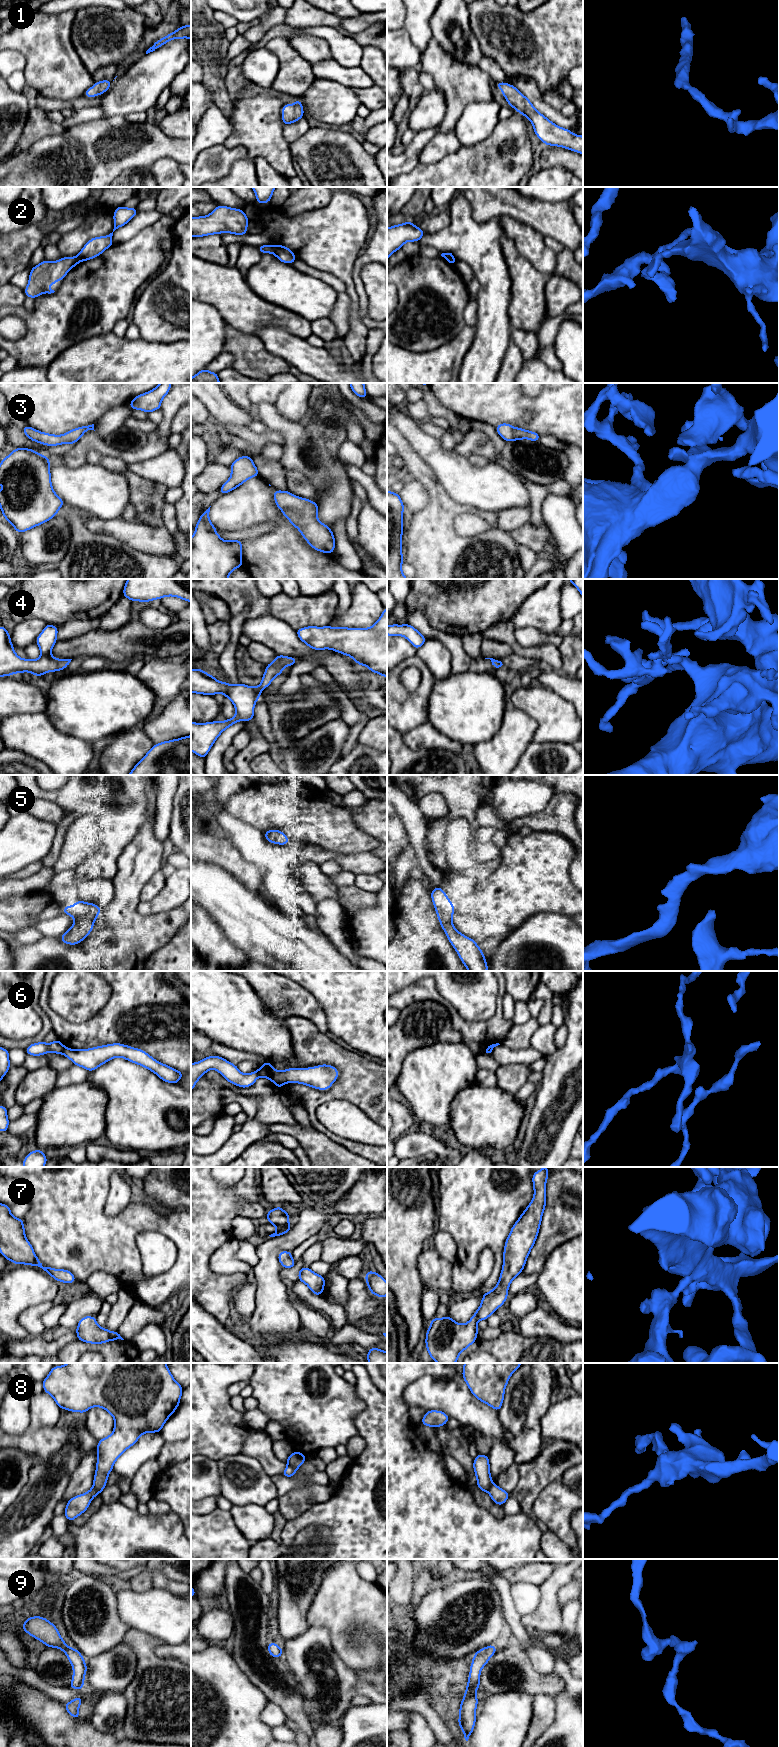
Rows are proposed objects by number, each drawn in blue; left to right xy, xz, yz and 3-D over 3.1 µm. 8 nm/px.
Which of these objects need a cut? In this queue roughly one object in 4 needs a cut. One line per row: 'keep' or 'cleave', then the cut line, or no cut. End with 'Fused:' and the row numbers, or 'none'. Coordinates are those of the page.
1: keep; cut none
2: cleave; cut xz (274, 245), (275, 253)
3: keep; cut none
4: keep; cut none
5: keep; cut none
6: cleave; cut xy (64, 1047), (61, 1053)
7: keep; cut none
8: cleave; cut xz (288, 1464), (296, 1469)
9: keep; cut none
Fused: 2, 6, 8

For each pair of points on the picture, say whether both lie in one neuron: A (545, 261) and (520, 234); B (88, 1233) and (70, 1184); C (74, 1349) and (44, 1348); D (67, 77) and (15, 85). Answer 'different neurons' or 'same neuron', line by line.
A: same neuron
B: same neuron
C: different neurons
D: different neurons

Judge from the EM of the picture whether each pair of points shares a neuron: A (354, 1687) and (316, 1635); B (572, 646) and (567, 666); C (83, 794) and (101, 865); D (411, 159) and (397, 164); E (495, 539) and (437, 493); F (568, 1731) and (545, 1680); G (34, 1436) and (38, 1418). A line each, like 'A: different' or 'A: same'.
A: same
B: same
C: same
D: same
E: same
F: different
G: different

